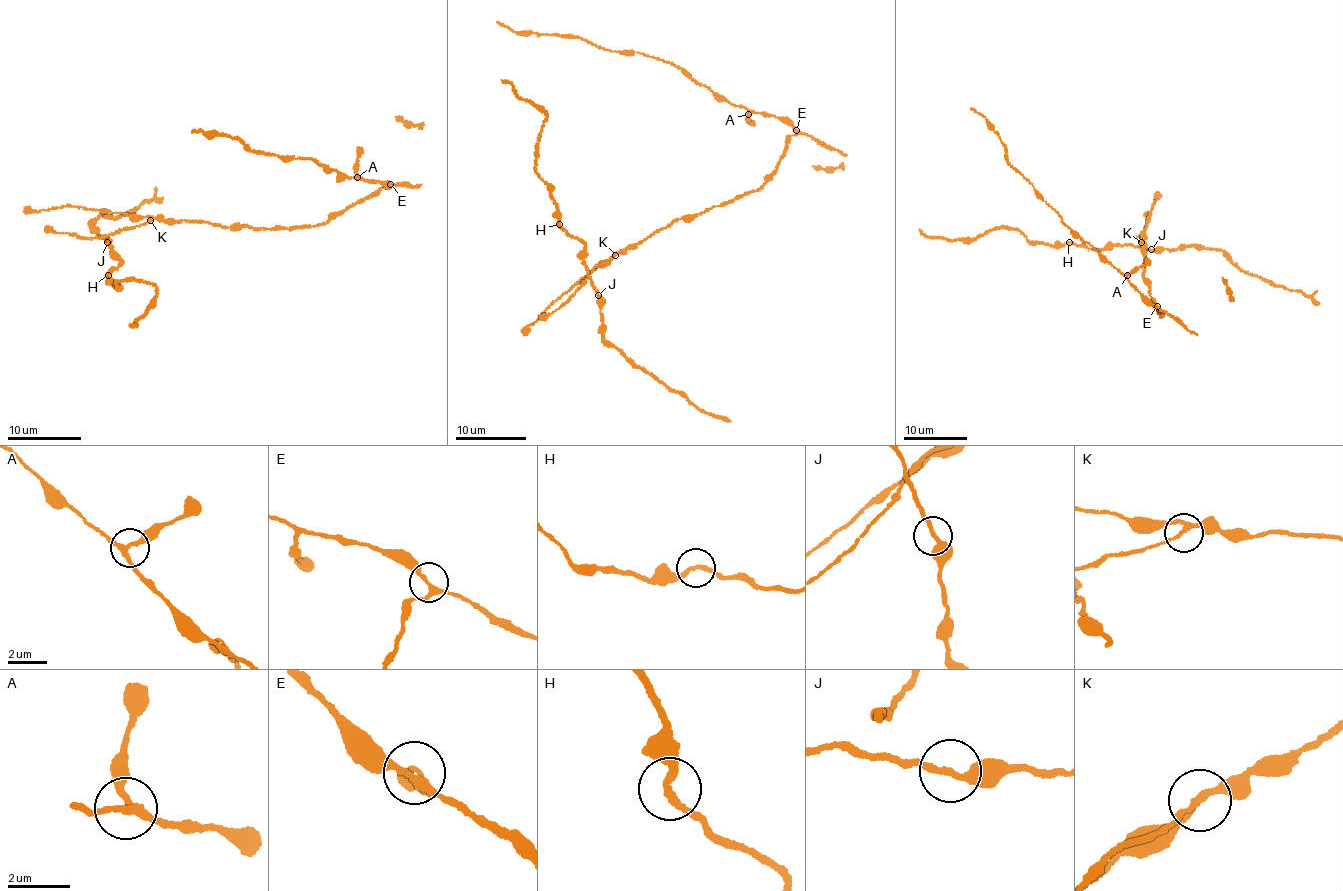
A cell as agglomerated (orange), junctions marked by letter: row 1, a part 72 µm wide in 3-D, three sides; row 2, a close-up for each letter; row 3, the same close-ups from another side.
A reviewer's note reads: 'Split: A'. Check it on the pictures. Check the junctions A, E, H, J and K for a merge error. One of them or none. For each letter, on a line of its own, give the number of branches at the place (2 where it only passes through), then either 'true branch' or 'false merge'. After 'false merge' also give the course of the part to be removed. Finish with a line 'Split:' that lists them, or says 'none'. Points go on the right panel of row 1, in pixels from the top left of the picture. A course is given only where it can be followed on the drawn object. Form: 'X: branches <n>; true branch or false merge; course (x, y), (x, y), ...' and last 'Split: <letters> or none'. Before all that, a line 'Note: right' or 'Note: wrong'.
Note: wrong
A: branches 3; true branch
E: branches 3; true branch
H: branches 2; true branch
J: branches 2; true branch
K: branches 3; true branch
Split: none

